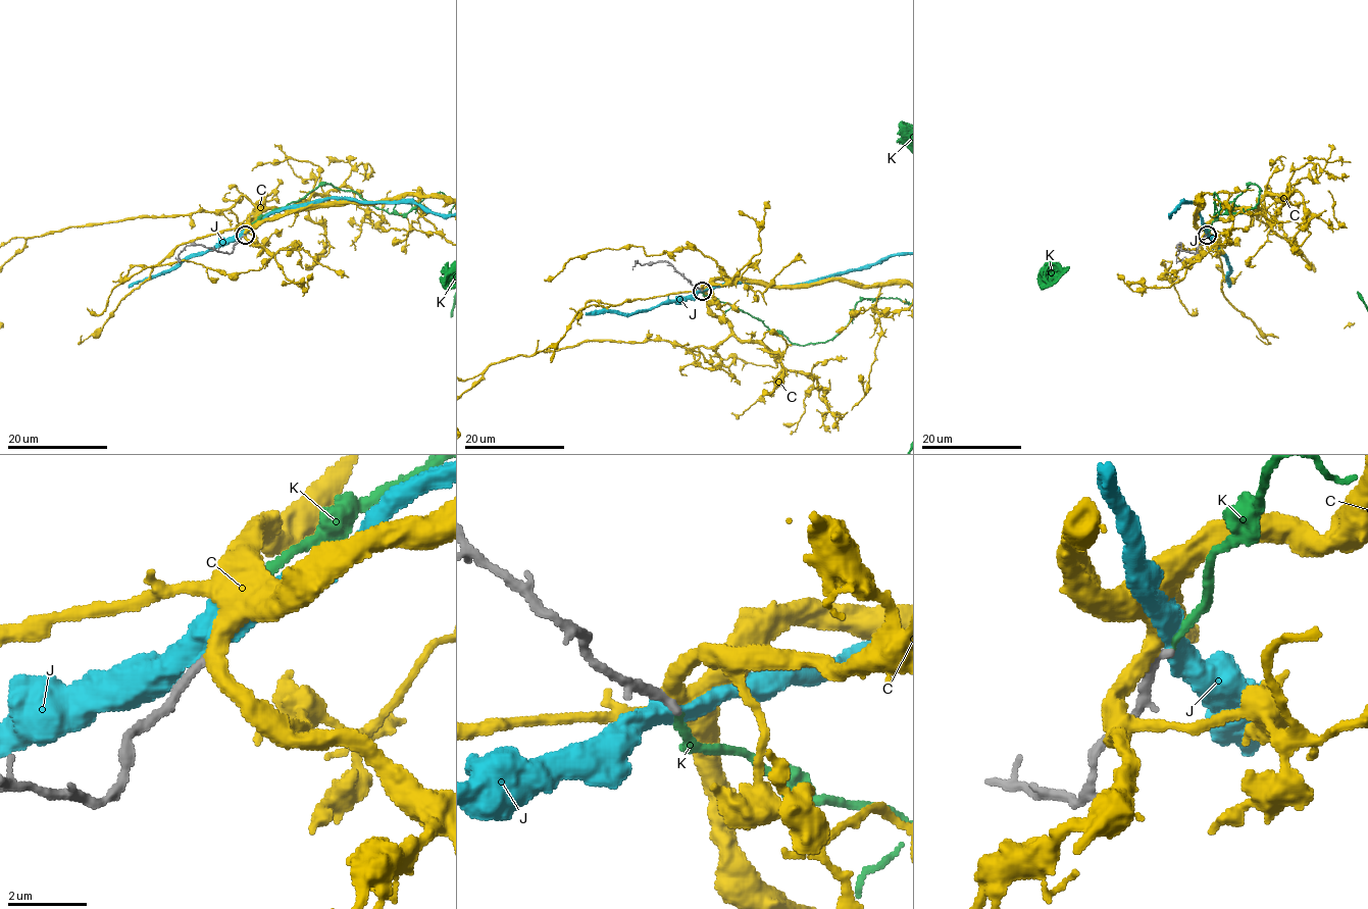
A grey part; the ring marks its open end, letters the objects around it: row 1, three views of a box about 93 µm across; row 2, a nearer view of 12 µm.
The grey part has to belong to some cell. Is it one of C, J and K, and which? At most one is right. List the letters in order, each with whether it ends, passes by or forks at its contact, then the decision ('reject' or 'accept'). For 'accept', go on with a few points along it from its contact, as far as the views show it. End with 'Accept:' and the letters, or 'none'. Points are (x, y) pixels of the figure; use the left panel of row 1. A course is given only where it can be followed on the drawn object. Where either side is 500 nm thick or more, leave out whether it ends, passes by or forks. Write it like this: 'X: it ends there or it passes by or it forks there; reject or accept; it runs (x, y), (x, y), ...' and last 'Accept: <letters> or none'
C: it passes by; reject
J: reject
K: it ends there; accept
Accept: K

